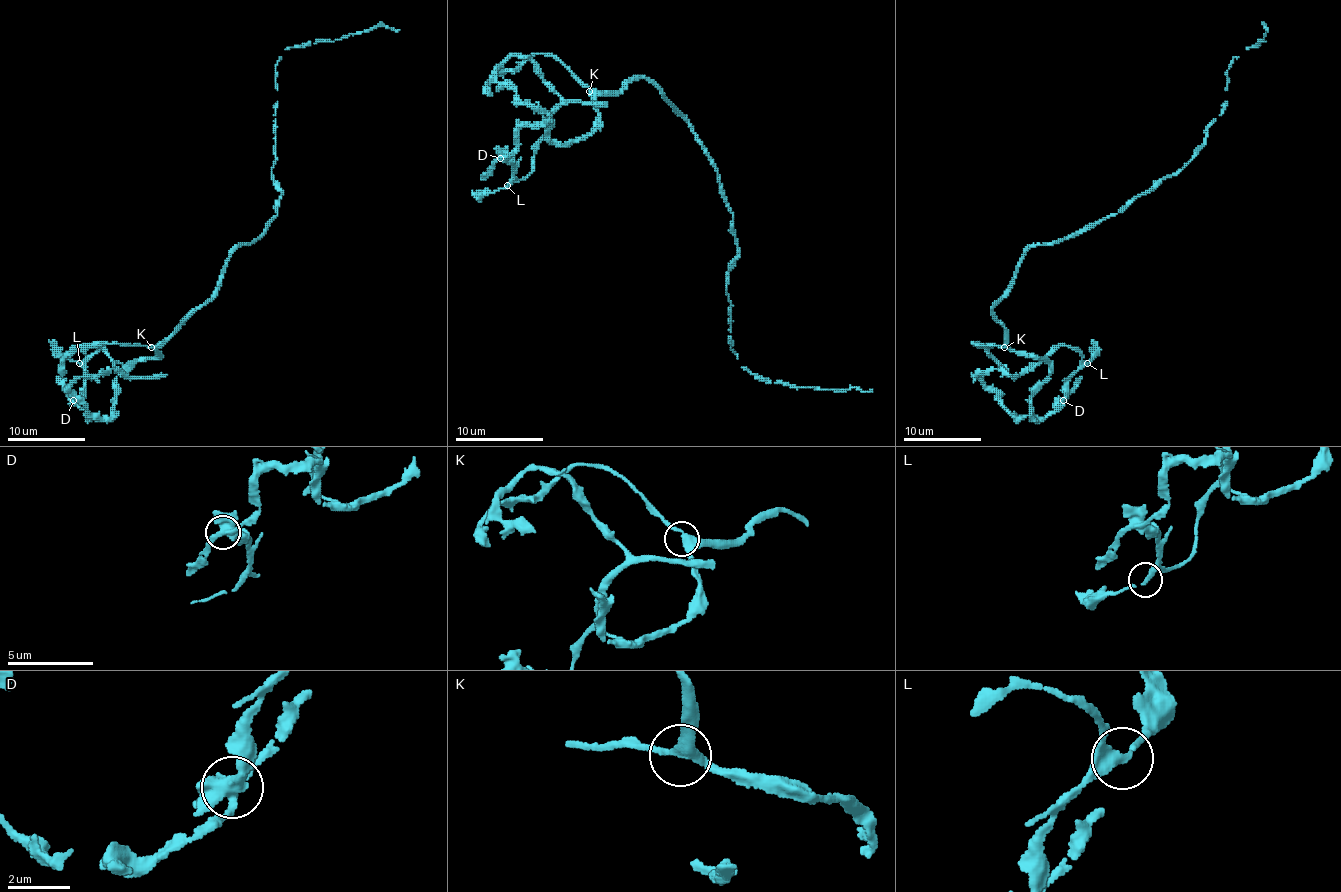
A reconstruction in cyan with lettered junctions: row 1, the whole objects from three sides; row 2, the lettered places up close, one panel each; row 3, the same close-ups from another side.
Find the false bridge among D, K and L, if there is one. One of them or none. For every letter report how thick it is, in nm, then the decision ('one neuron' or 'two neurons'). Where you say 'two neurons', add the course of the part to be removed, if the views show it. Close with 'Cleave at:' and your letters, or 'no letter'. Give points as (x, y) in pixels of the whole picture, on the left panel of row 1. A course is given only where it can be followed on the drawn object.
D: calibre 480 nm; two neurons; course (74, 400), (87, 361), (103, 346), (126, 376), (109, 369), (84, 376), (70, 392), (93, 415), (118, 415)
K: calibre 300 nm; one neuron
L: calibre 260 nm; one neuron
Cleave at: D

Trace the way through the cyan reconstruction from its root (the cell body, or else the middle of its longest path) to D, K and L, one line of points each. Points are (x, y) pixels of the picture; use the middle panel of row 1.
D: (715, 166), (693, 126), (644, 78), (600, 93), (589, 133), (554, 144), (547, 122), (523, 126), (501, 157)
K: (715, 166), (693, 126), (644, 78), (633, 78), (620, 91), (589, 91)
L: (715, 166), (667, 98), (633, 78), (596, 98), (589, 133), (563, 144), (545, 137), (532, 171), (507, 186)

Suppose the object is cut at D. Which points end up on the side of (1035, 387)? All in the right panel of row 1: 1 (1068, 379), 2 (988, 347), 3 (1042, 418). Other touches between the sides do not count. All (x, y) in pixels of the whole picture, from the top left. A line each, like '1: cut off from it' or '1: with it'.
1: cut off from it
2: with it
3: with it

